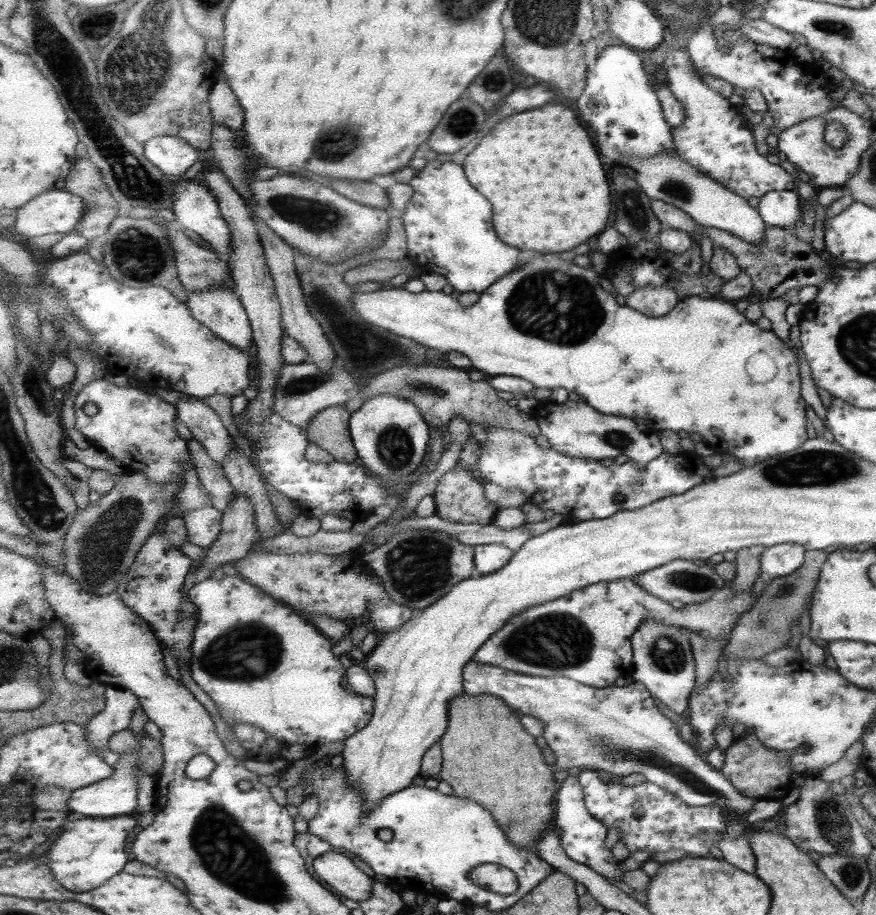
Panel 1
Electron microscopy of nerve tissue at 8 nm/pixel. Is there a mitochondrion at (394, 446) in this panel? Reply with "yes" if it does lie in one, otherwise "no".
yes

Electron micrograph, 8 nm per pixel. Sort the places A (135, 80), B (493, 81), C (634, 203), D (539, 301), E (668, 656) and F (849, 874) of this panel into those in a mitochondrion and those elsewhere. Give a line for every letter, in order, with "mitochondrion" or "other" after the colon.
A: mitochondrion
B: mitochondrion
C: mitochondrion
D: mitochondrion
E: mitochondrion
F: mitochondrion

